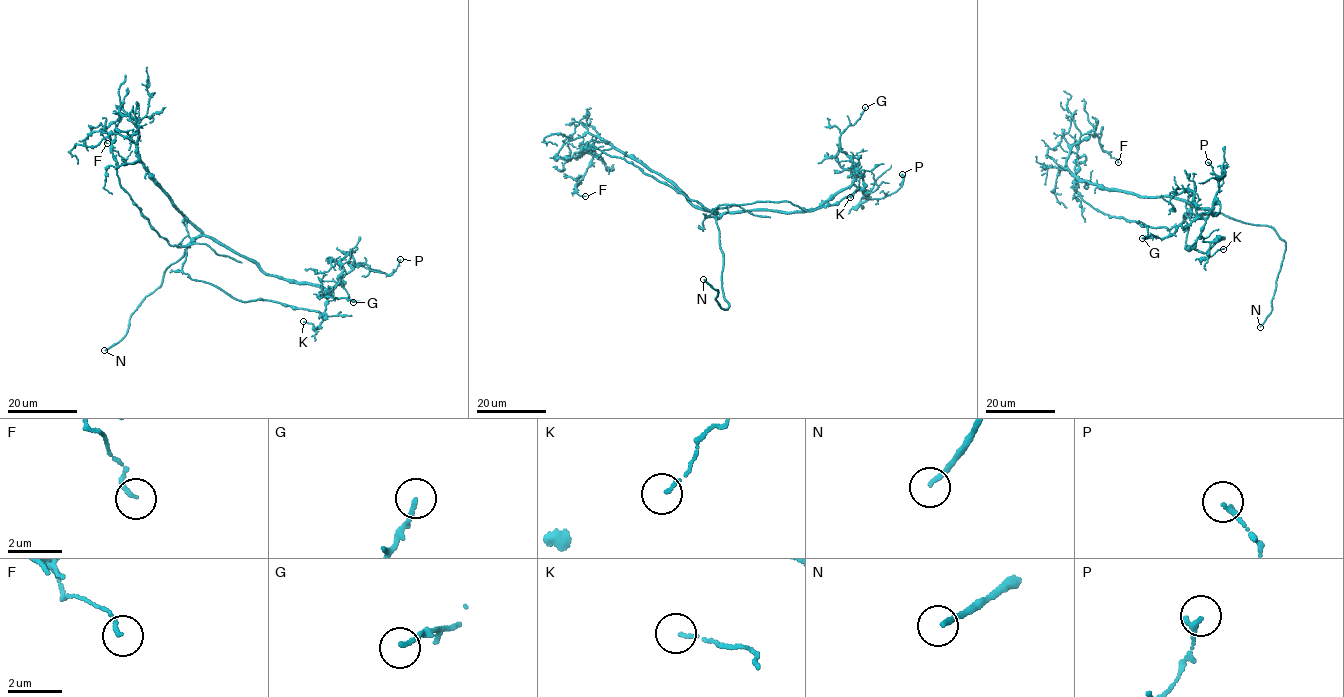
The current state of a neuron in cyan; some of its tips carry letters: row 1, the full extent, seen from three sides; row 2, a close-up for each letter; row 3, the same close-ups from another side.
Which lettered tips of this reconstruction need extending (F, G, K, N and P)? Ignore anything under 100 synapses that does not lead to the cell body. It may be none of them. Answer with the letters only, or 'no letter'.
N

